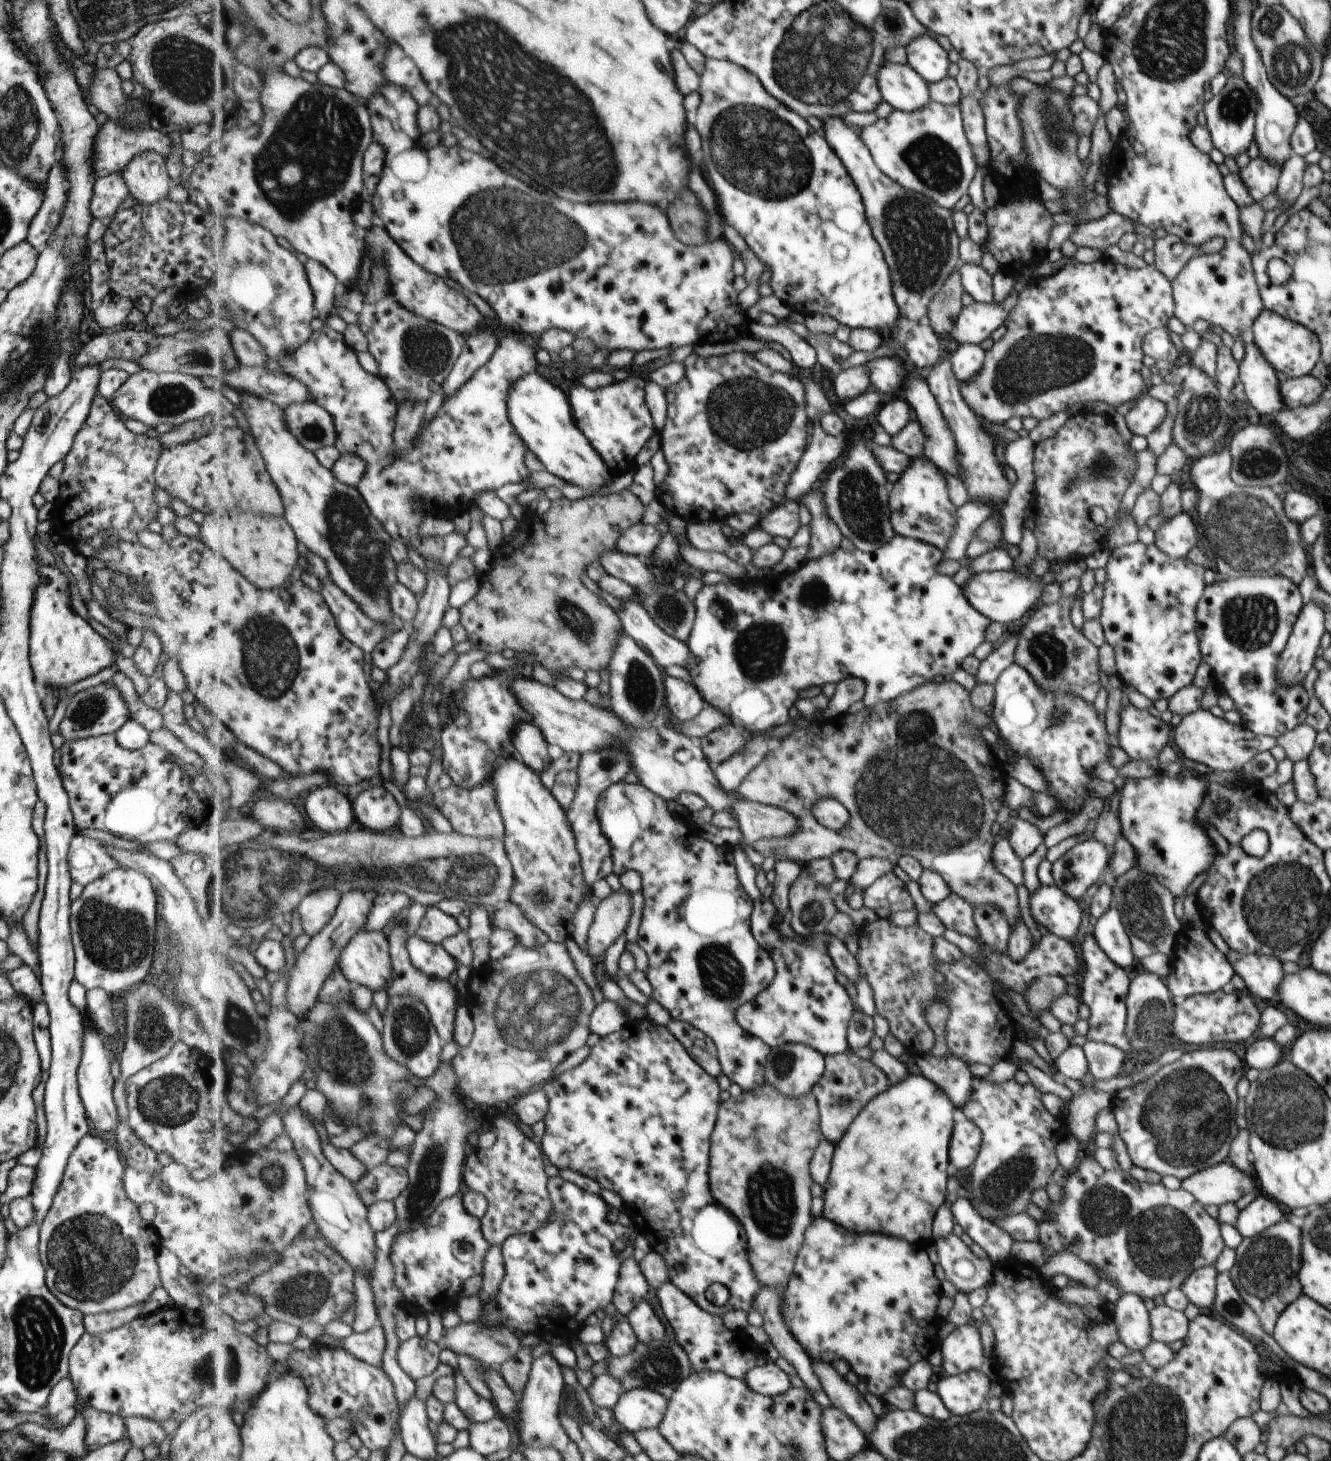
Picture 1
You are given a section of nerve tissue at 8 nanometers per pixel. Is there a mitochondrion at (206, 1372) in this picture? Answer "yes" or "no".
yes

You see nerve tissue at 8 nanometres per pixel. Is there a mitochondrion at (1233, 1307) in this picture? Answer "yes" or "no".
yes

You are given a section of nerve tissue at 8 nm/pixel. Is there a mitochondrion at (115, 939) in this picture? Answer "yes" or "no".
yes

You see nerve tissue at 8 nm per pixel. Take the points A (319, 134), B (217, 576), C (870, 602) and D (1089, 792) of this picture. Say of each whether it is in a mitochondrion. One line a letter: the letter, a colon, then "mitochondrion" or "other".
A: mitochondrion
B: other
C: other
D: other

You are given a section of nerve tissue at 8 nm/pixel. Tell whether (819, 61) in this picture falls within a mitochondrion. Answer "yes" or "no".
yes

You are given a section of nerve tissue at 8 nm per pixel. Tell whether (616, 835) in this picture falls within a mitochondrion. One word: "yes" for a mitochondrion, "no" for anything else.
no

